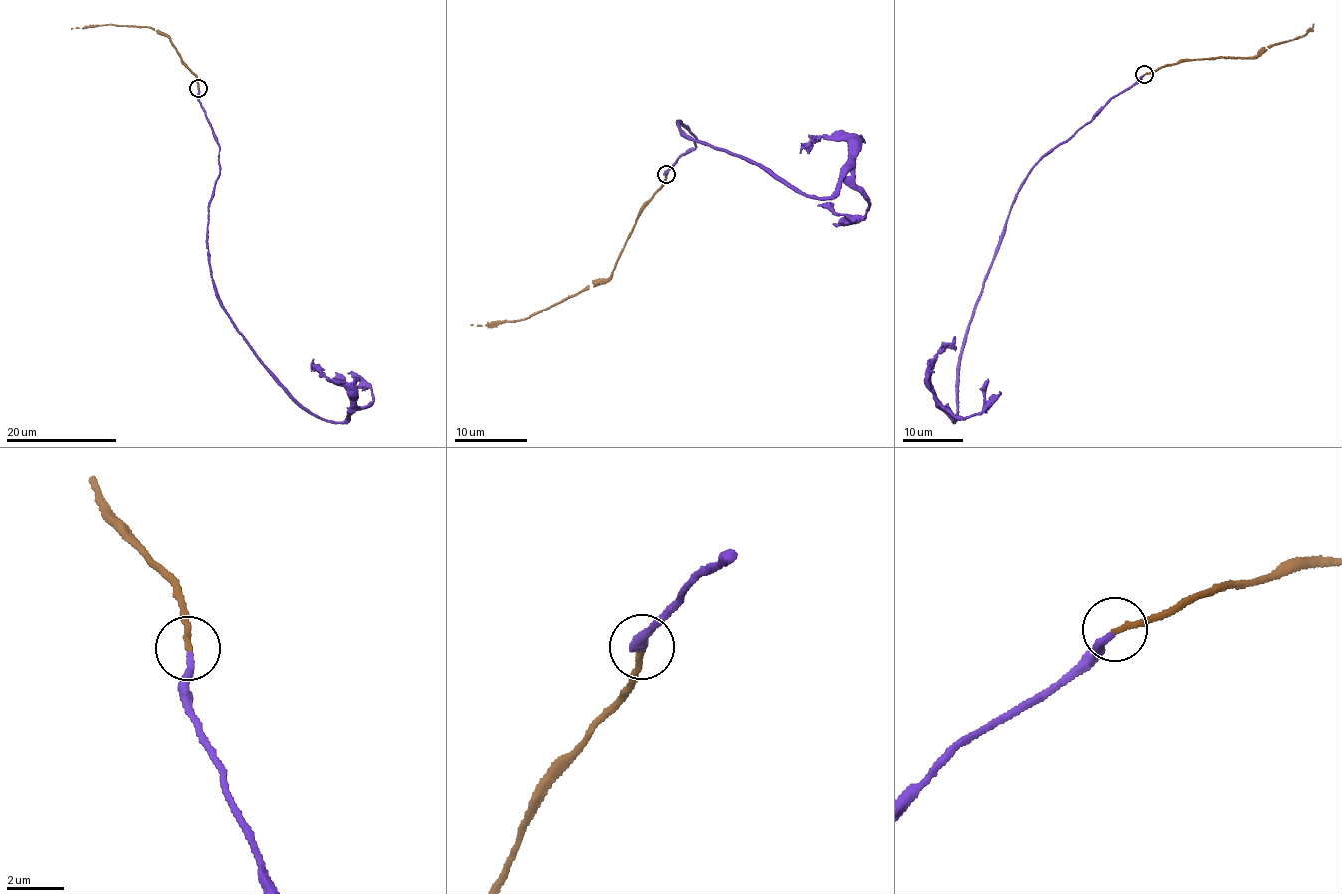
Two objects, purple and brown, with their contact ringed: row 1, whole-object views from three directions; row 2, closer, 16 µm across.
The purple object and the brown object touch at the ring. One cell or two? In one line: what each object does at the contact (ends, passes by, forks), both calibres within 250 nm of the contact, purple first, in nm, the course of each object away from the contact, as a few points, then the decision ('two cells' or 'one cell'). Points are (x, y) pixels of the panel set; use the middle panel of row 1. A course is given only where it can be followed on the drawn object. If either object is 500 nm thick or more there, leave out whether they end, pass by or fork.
purple ends there; brown ends there; 240 nm thick on the purple side, 190 nm on the other; purple runs (667, 174), (695, 147), (679, 122), (679, 134), (826, 198), (846, 167), (848, 142), (820, 136), (806, 145); brown runs (667, 173), (661, 190), (643, 209), (615, 268), (605, 280), (522, 320), (496, 320), (485, 326), (470, 324); one cell

